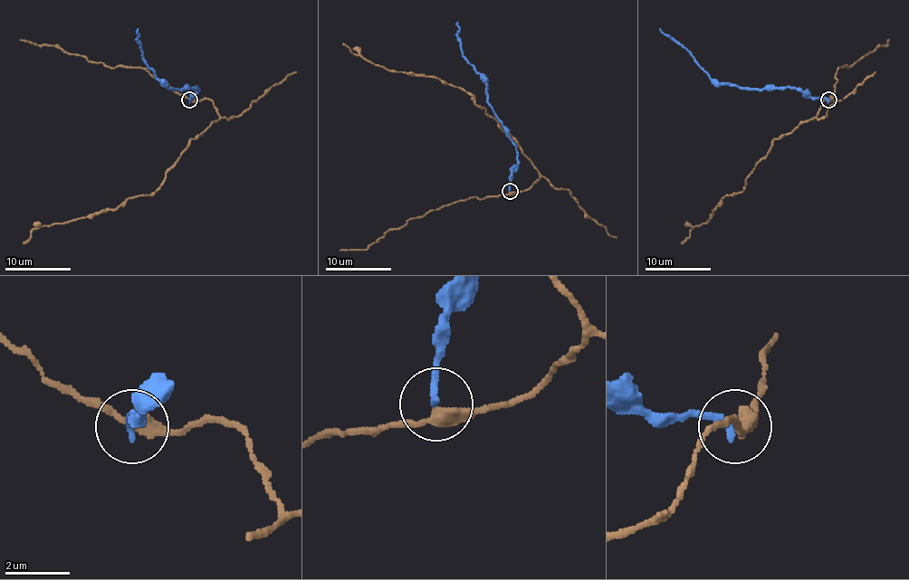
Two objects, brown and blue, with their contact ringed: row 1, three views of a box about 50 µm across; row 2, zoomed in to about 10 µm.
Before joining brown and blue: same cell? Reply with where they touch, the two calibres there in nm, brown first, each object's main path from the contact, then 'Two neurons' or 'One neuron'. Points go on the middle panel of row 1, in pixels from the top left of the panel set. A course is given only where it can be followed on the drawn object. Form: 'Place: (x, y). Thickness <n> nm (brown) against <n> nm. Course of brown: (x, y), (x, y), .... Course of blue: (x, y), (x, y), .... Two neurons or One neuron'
Place: (510, 191). Thickness 380 nm (brown) against 240 nm. Course of brown: (509, 192), (529, 187), (539, 171), (484, 109), (434, 75), (387, 71), (357, 56), (343, 42). Course of blue: (509, 190), (511, 171), (518, 164), (516, 145), (488, 101), (484, 80), (464, 57), (456, 22). Two neurons

